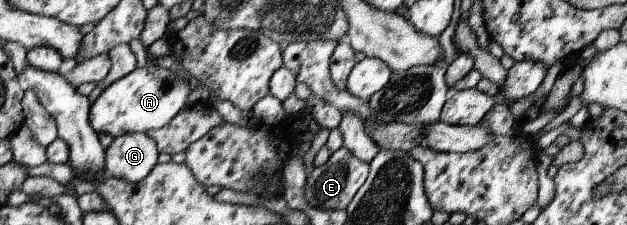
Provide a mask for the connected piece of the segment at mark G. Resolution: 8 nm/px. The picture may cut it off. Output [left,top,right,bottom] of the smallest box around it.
[105,133,160,184]

